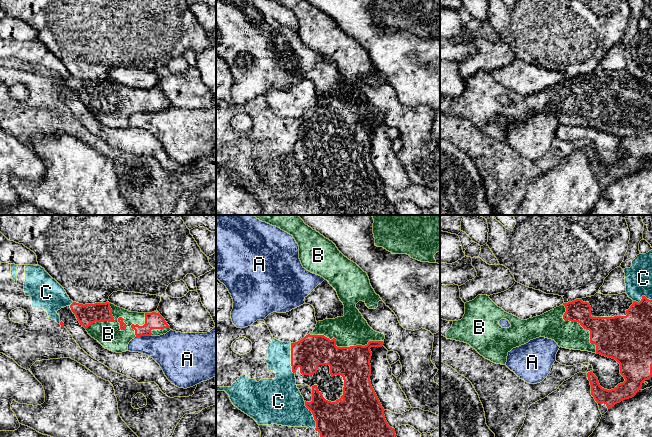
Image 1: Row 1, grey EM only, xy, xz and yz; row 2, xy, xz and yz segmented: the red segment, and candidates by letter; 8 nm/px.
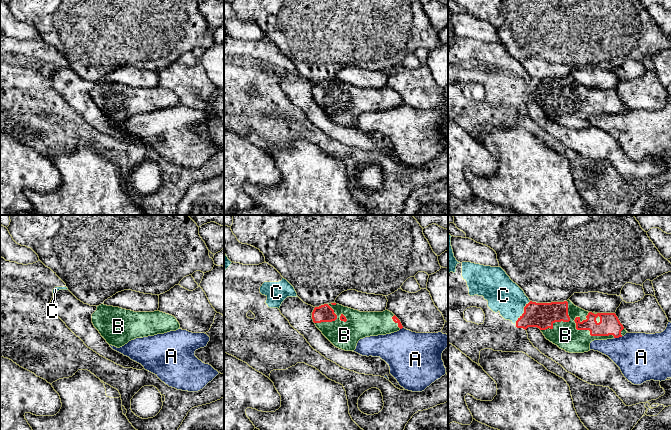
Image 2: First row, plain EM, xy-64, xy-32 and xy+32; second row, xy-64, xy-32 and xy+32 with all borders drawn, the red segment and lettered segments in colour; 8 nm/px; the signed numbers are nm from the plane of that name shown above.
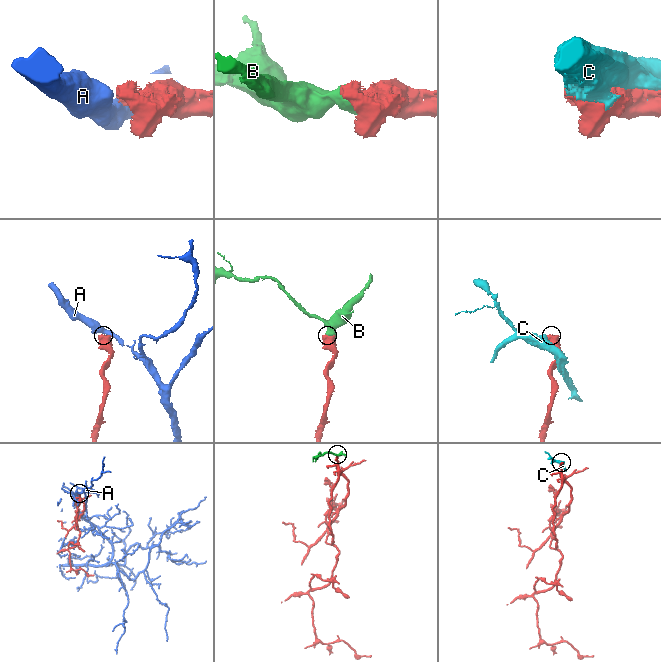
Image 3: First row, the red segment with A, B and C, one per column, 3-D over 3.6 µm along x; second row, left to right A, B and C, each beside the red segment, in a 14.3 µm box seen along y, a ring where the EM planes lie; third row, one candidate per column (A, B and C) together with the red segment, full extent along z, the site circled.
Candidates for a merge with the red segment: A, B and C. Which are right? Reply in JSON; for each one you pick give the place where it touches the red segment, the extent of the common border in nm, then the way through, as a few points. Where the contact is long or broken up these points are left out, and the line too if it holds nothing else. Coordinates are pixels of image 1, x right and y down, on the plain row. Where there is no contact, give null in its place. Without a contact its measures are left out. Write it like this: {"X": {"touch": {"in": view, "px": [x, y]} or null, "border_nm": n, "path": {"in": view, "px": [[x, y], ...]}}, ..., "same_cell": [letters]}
{"B": {"touch": {"in": "xz", "px": [343, 123]}, "border_nm": 600}, "same_cell": ["B"]}

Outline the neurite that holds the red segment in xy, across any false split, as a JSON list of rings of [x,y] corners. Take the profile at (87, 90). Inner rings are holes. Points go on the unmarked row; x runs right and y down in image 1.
[[[73,78],[70,84],[80,101],[86,105],[92,114],[97,116],[105,125],[116,129],[128,127],[128,120],[135,113],[160,112],[171,106],[157,86],[152,89],[131,88],[109,78],[85,81]]]

